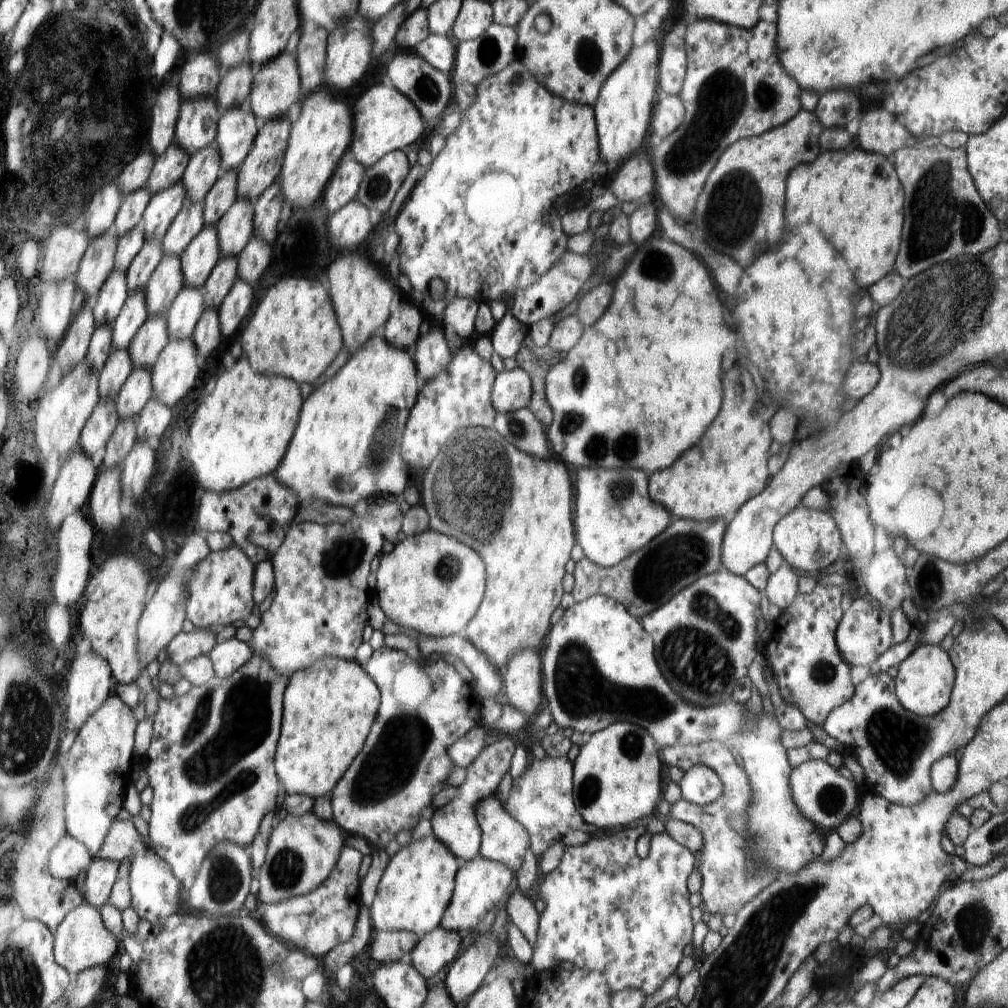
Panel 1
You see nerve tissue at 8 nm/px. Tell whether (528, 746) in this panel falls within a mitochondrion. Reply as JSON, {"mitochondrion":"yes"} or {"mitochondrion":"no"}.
{"mitochondrion":"no"}

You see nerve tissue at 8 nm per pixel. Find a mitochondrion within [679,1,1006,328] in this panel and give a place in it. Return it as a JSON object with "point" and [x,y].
{"point":[941,219]}

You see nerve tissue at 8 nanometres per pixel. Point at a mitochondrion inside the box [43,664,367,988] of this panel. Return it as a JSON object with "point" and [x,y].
{"point":[224,881]}

